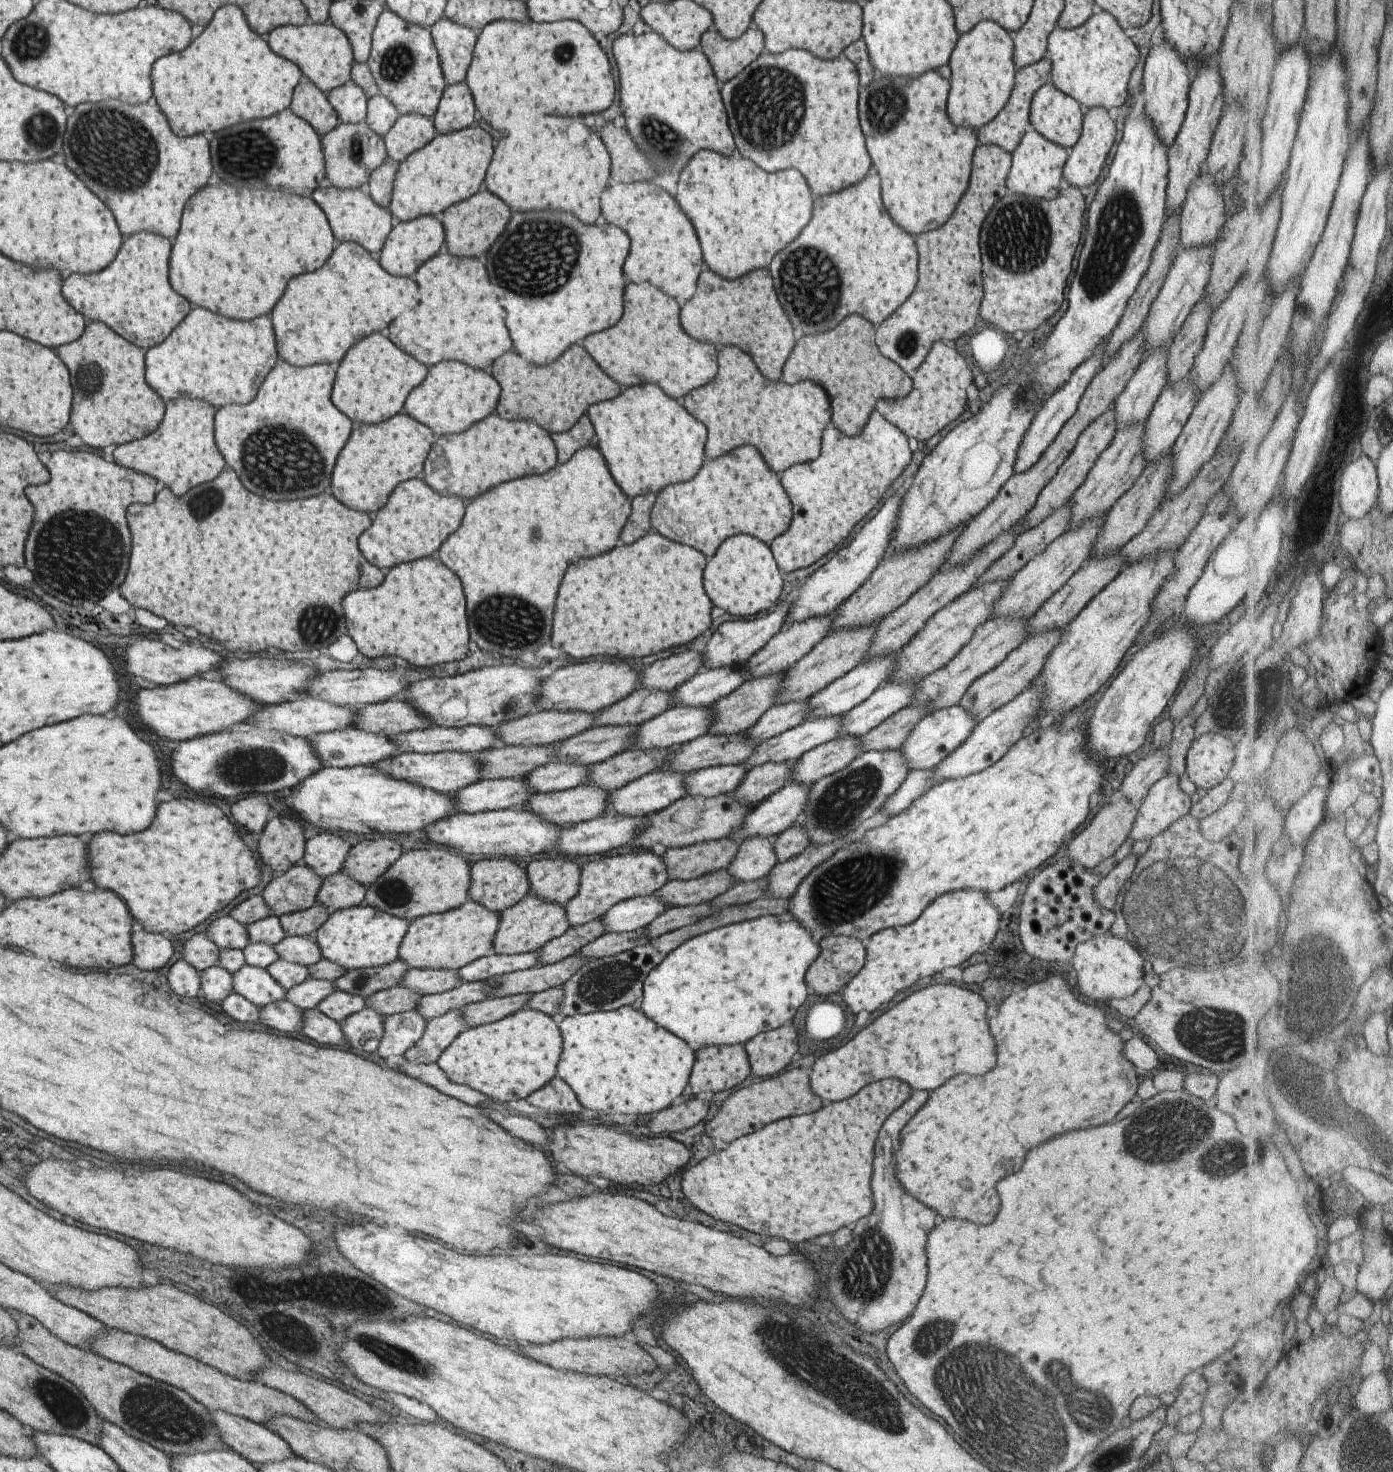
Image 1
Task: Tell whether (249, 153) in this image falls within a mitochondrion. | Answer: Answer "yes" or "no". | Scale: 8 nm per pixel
yes

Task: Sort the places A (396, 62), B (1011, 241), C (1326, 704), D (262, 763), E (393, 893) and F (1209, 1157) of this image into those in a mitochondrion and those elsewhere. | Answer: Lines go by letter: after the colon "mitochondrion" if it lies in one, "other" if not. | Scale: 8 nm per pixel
A: mitochondrion
B: mitochondrion
C: other
D: mitochondrion
E: mitochondrion
F: mitochondrion

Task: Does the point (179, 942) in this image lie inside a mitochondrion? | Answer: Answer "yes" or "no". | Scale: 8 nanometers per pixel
no

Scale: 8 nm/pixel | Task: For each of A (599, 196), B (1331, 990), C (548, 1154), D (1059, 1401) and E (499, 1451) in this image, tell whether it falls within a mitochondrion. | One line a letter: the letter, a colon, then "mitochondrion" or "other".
A: other
B: mitochondrion
C: other
D: mitochondrion
E: other

